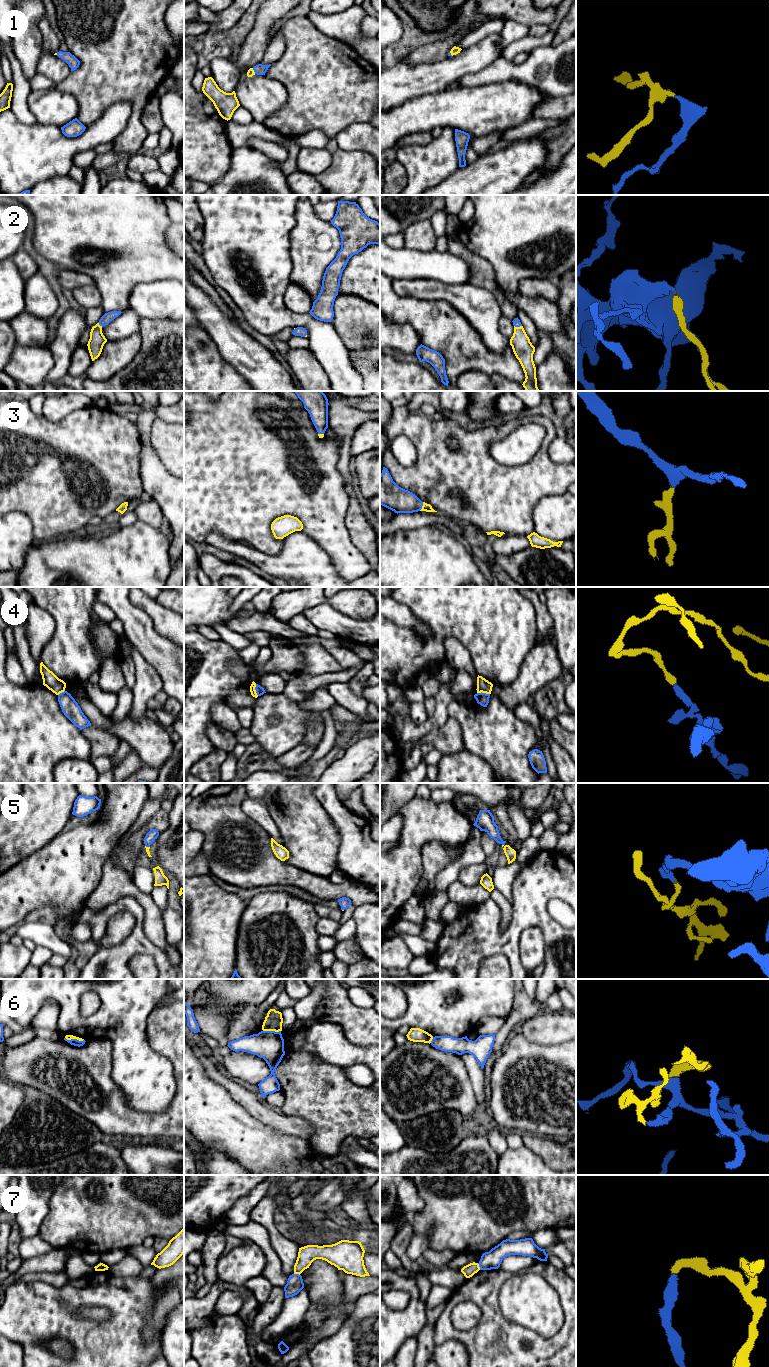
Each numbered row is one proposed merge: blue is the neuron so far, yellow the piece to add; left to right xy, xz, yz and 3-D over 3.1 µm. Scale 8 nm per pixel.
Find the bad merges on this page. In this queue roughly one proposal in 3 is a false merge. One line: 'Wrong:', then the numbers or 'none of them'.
Wrong: 4, 6, 7

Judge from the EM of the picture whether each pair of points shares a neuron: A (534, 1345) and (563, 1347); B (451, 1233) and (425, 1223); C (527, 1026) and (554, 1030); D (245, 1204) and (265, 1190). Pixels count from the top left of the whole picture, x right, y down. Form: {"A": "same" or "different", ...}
{"A": "same", "B": "same", "C": "same", "D": "same"}

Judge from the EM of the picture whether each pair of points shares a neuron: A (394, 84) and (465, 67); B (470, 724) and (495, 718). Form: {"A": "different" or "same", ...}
{"A": "same", "B": "same"}

